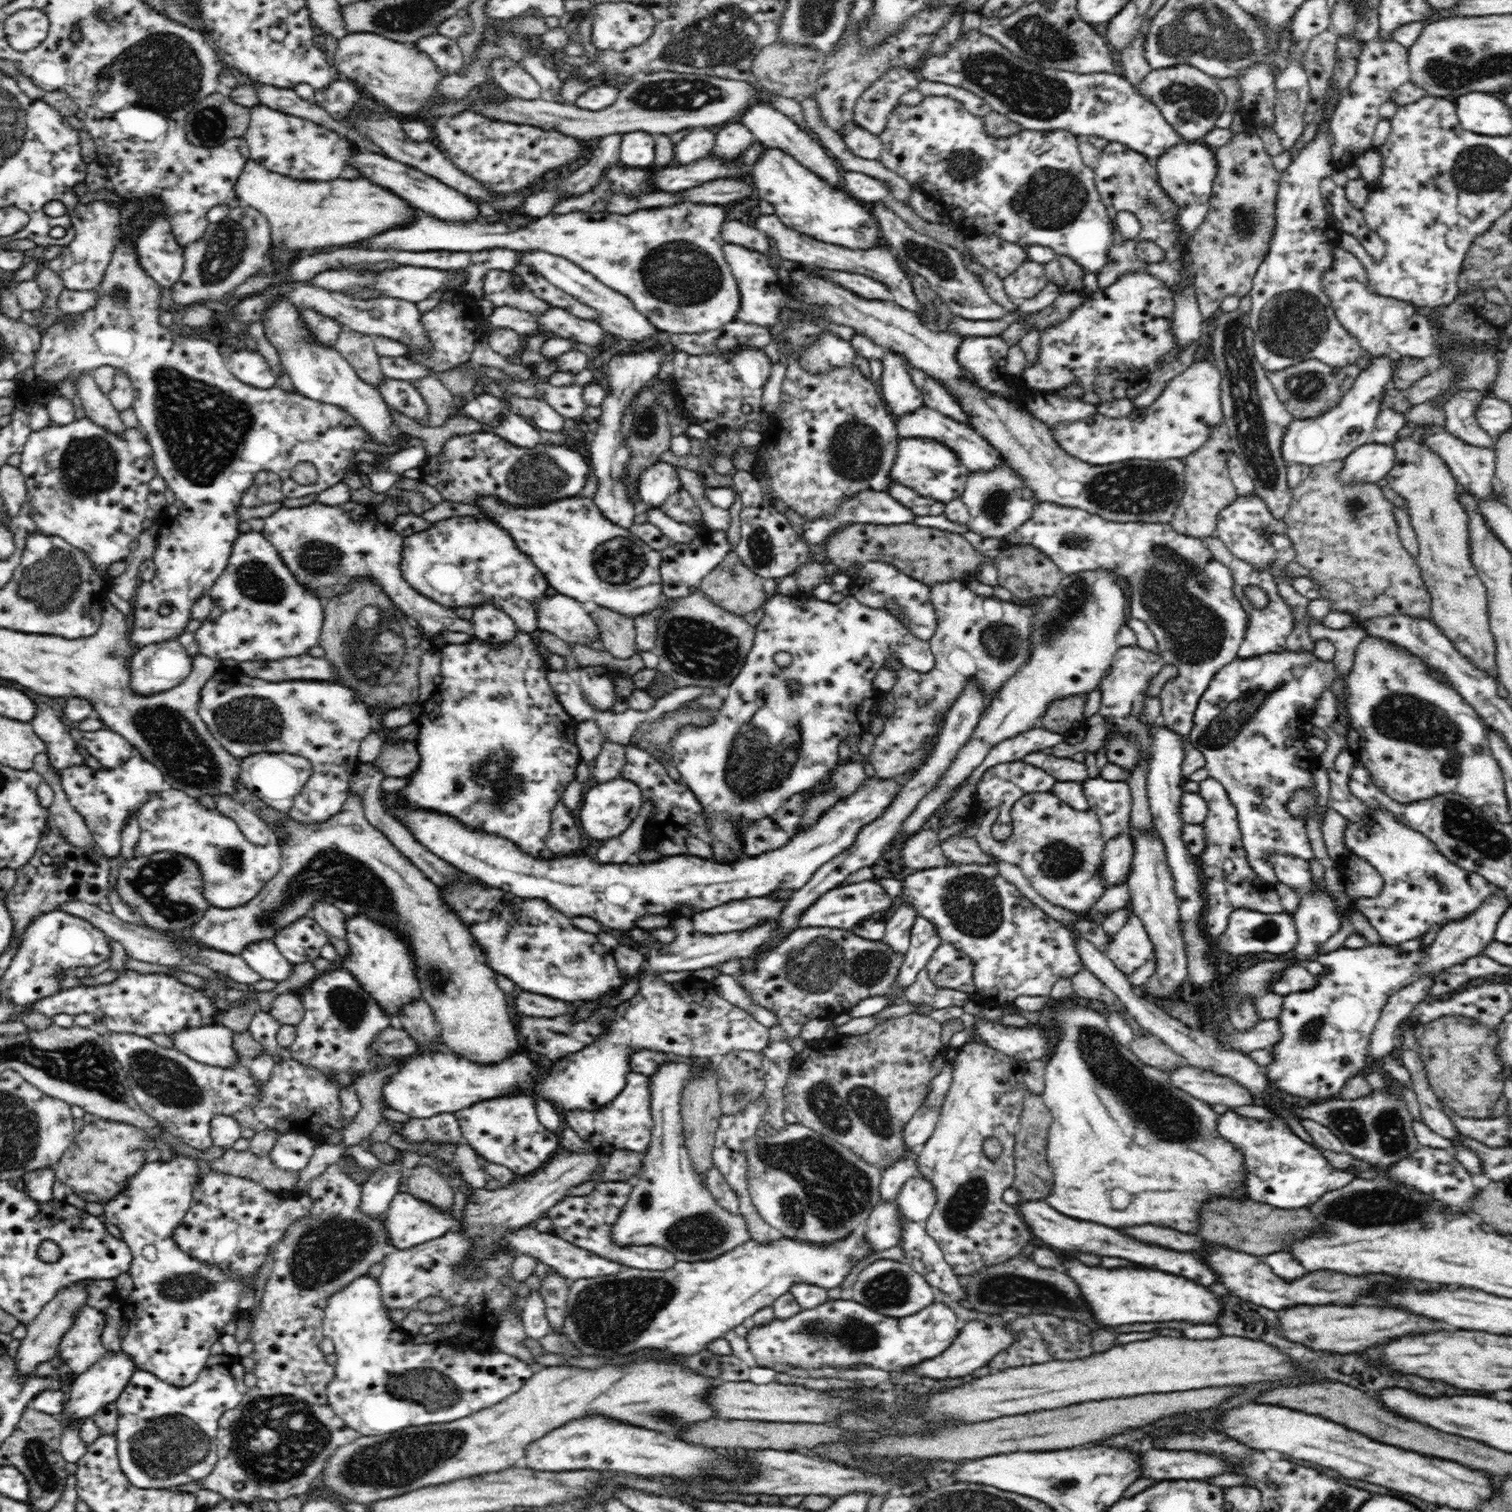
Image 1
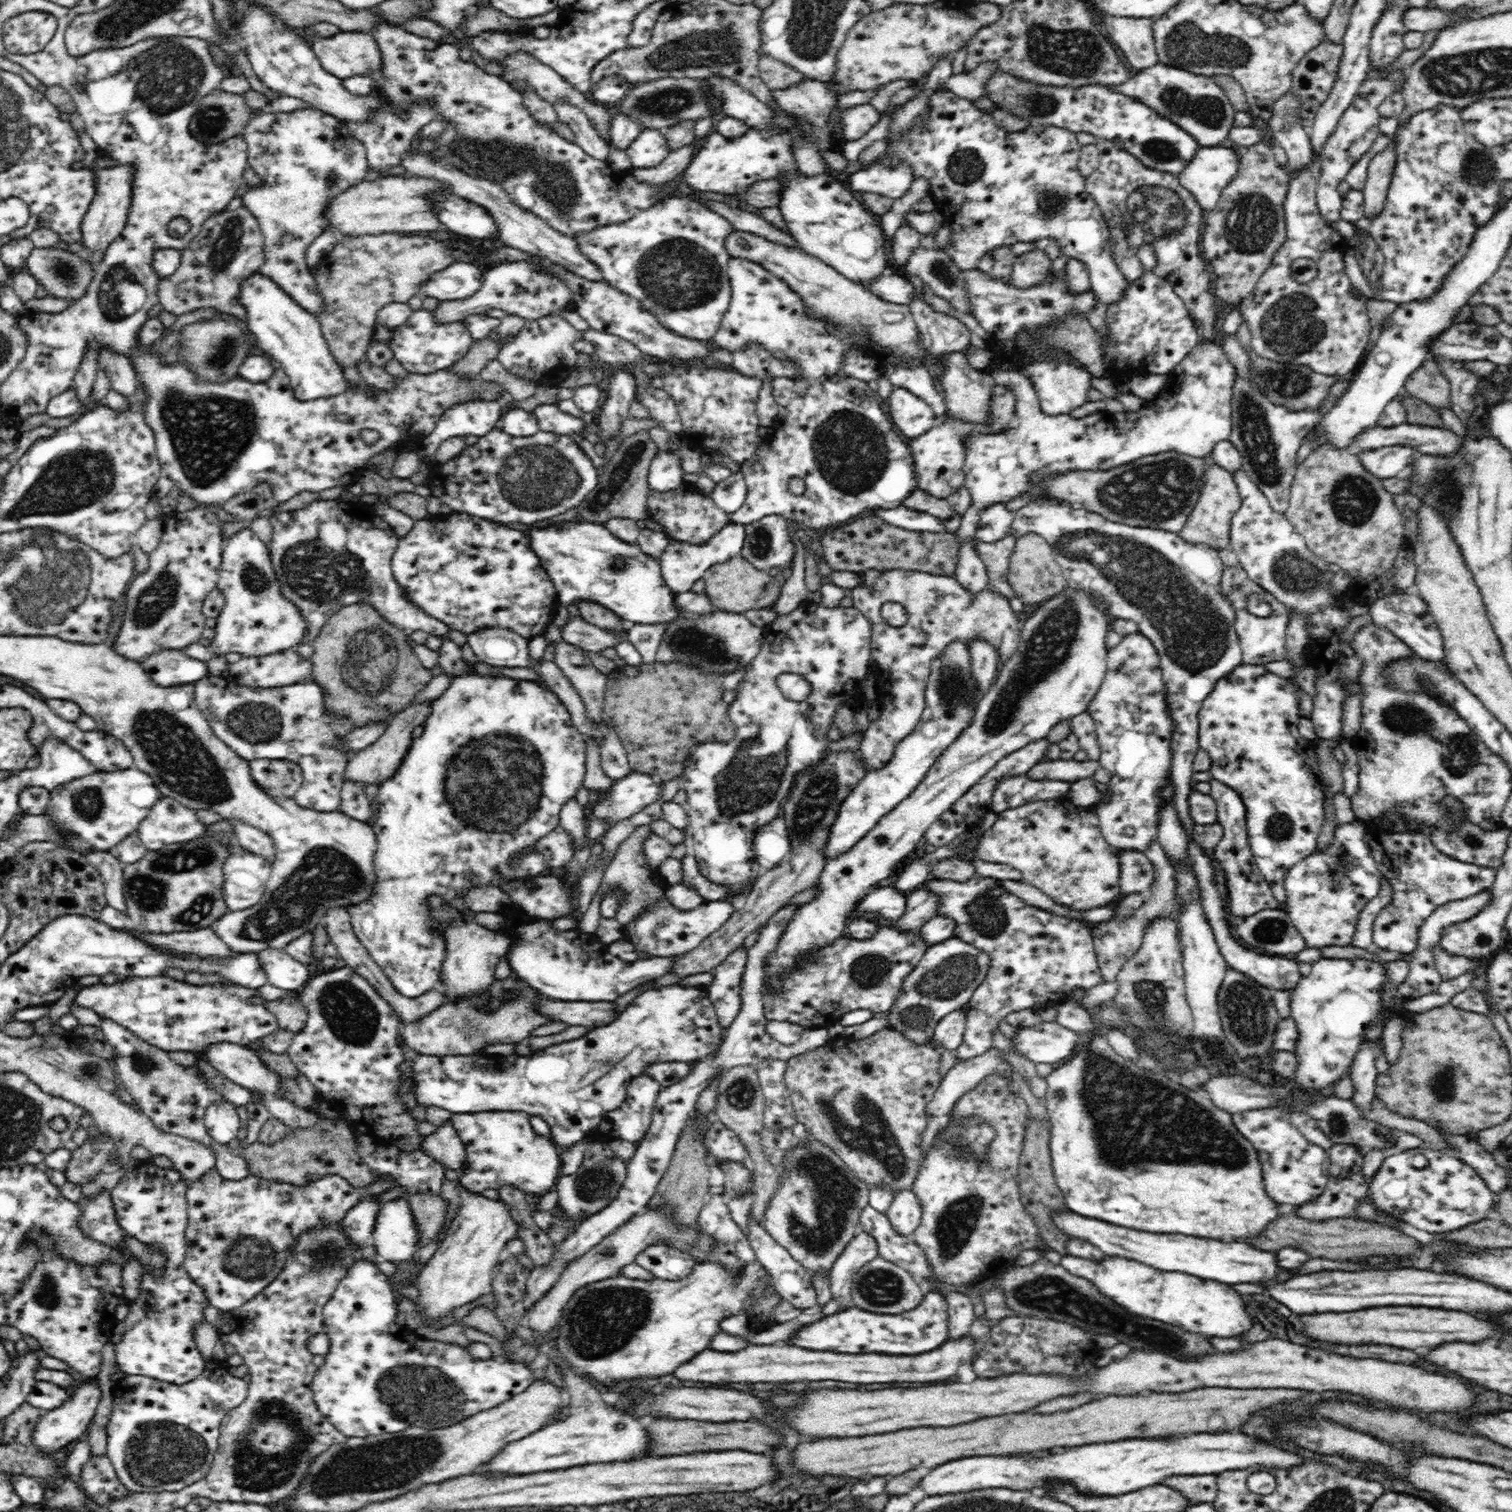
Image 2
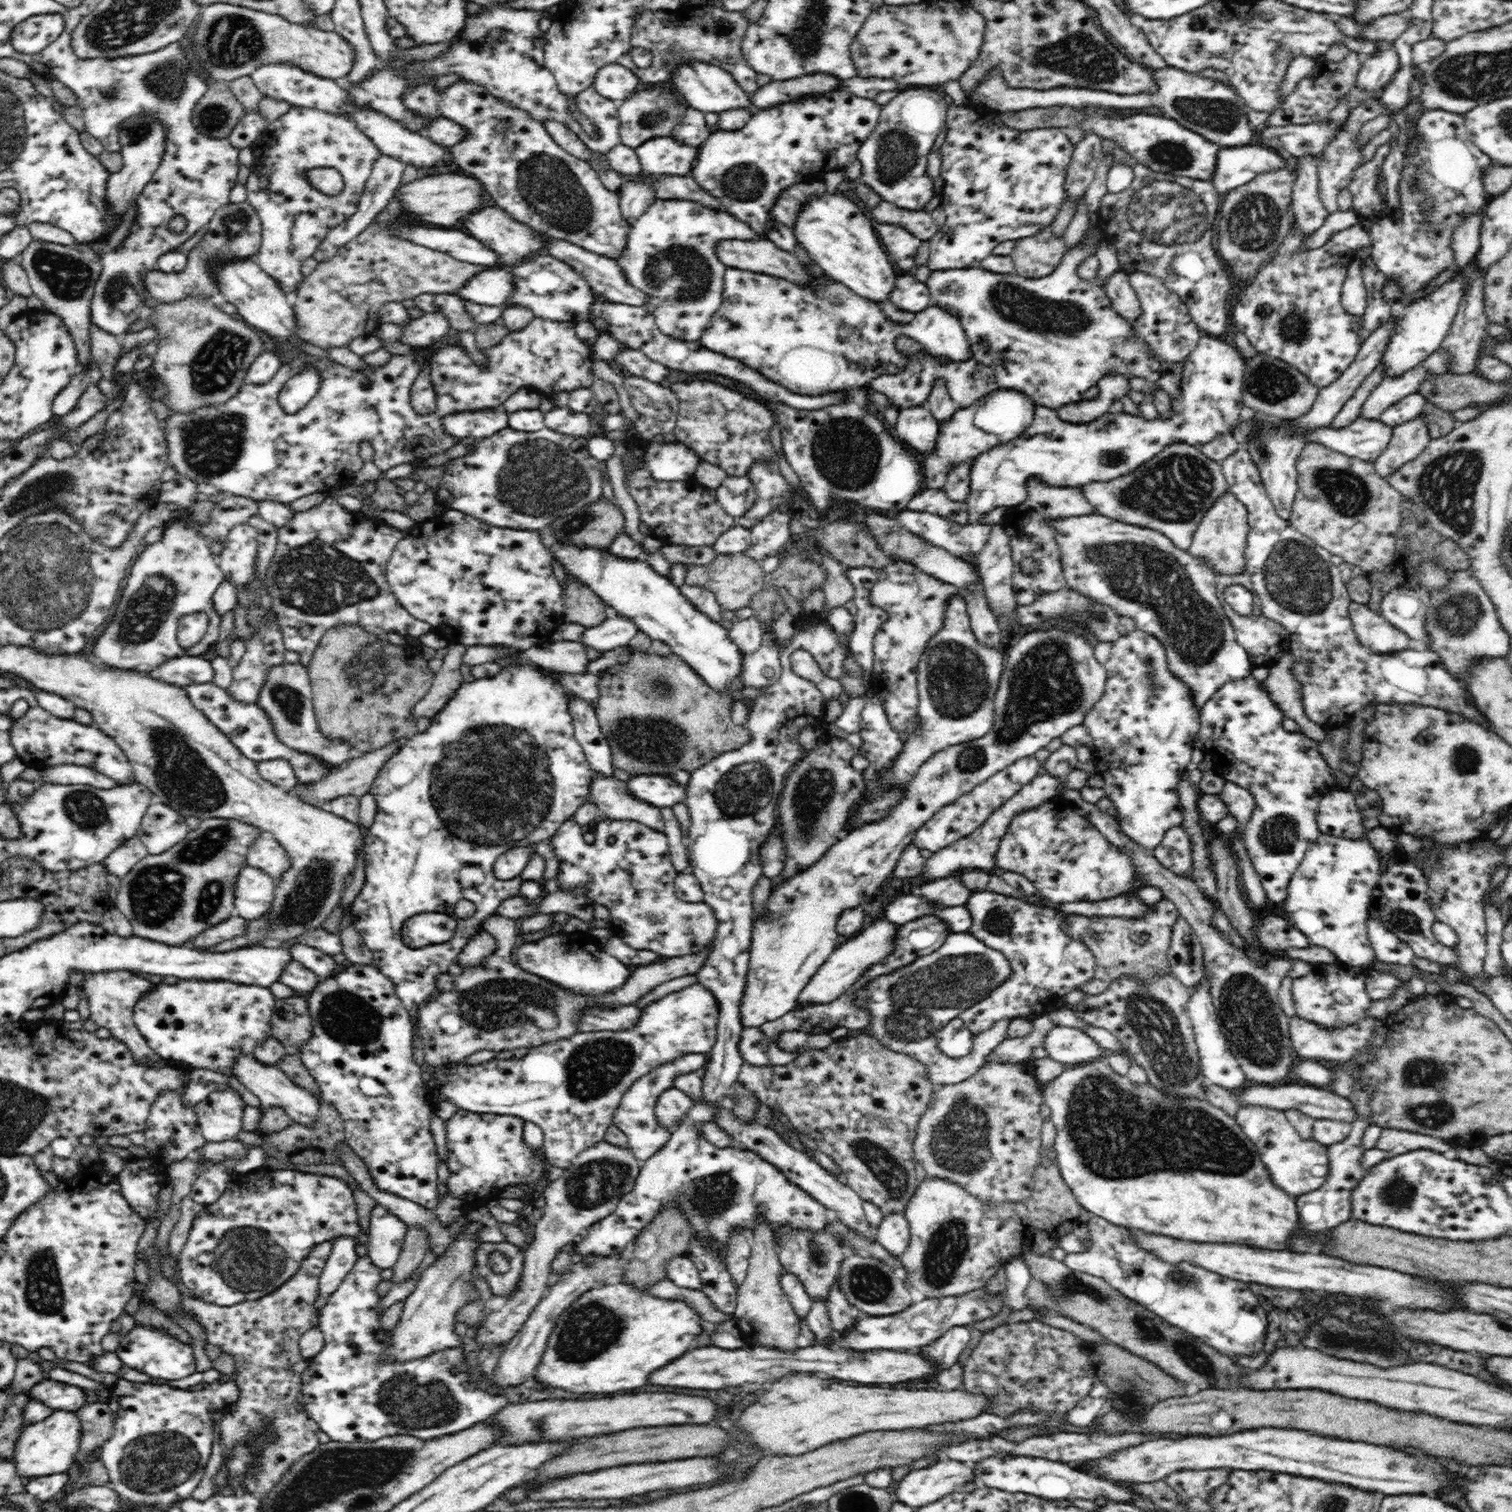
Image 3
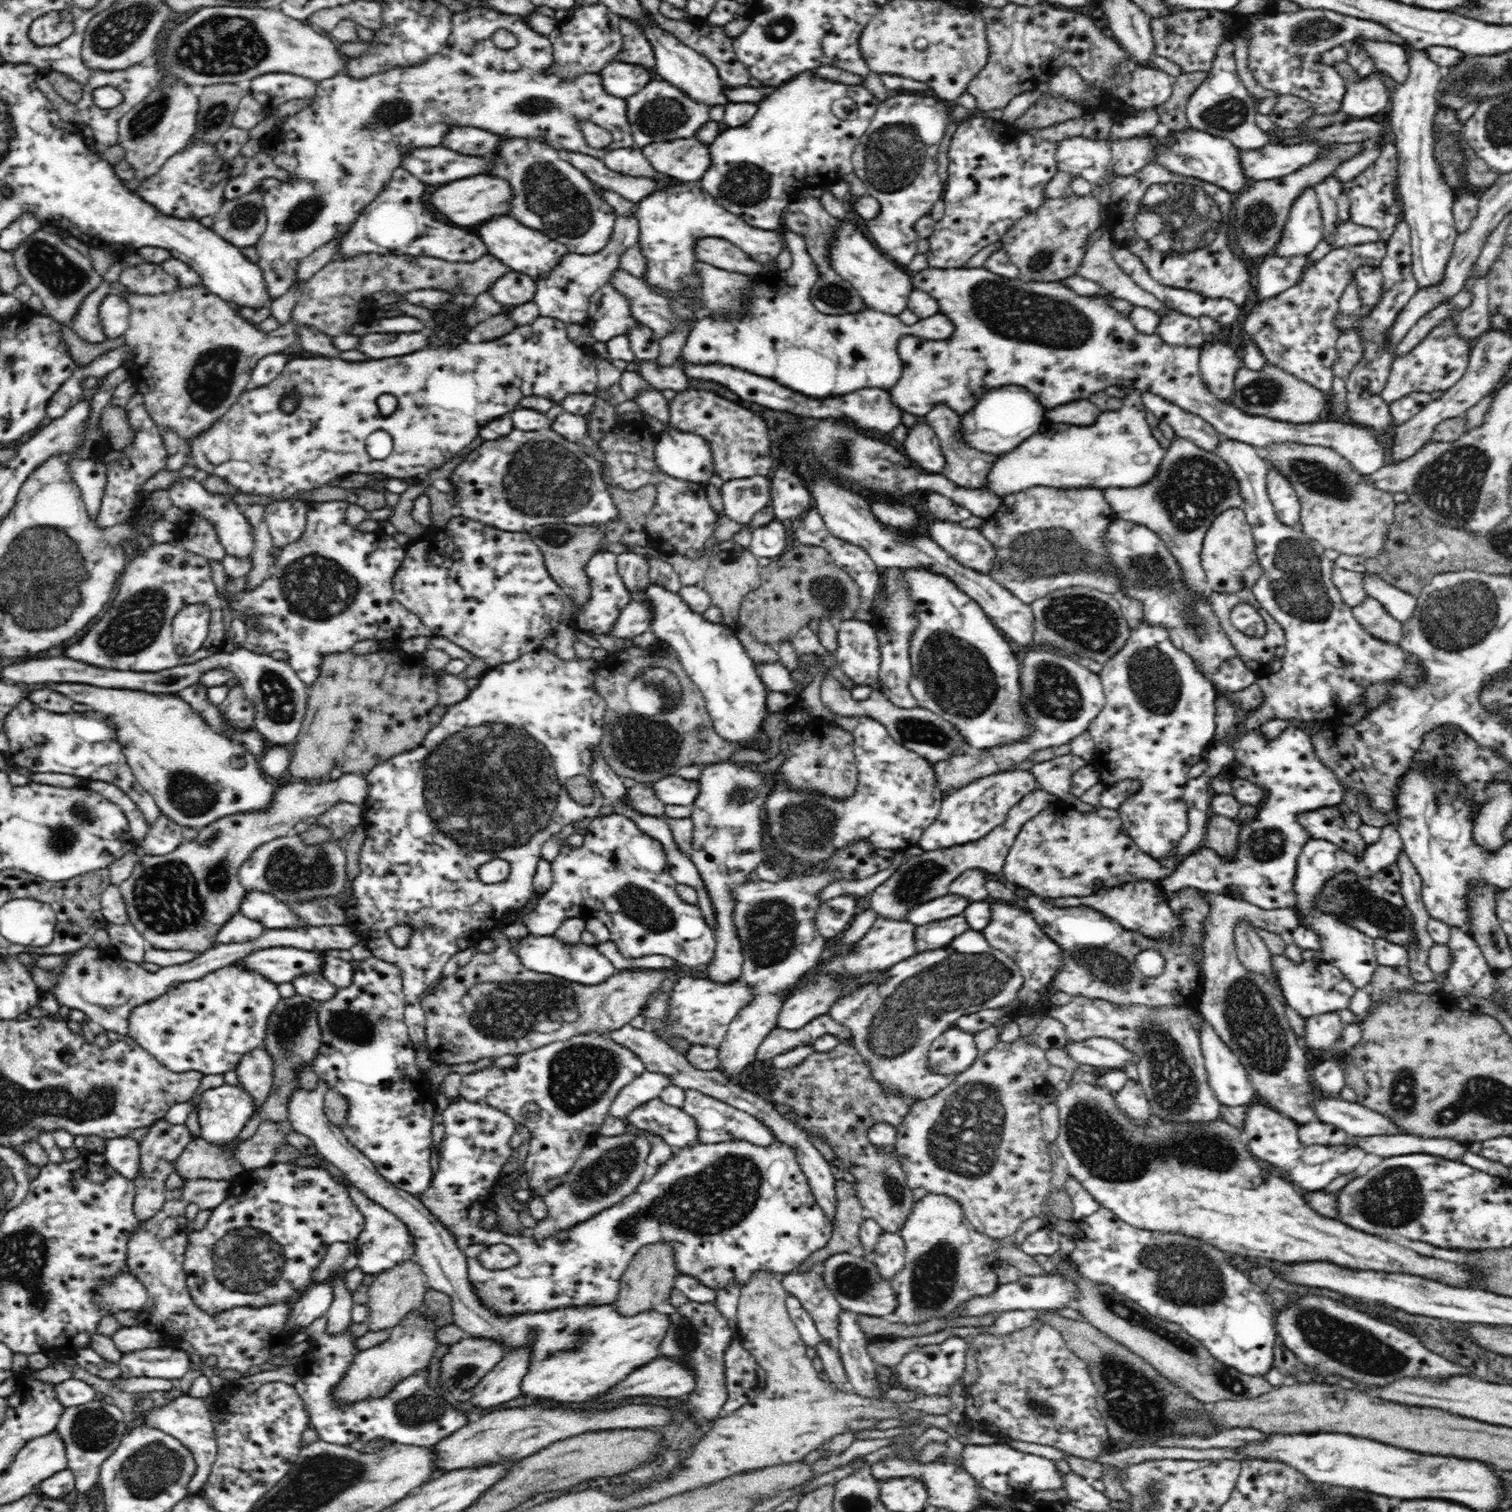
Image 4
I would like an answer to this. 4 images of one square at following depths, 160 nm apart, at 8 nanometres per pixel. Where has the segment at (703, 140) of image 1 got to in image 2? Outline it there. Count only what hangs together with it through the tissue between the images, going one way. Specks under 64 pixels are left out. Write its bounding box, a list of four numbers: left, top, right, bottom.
[630,145,696,189]

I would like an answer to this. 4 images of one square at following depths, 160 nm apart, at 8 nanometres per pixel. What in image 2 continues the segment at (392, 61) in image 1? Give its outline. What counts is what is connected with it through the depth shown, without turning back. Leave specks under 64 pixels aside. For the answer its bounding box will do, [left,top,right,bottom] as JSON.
[309,31,382,86]

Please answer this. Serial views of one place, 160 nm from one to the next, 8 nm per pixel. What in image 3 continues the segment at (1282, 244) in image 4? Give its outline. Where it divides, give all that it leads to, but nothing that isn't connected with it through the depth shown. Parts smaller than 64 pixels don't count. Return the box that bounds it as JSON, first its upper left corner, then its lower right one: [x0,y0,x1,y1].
[1290,155,1328,238]

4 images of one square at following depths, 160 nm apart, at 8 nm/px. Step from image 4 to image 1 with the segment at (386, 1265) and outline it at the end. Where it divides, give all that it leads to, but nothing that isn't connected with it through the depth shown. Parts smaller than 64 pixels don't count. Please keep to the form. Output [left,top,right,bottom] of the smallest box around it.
[382,1192,460,1250]

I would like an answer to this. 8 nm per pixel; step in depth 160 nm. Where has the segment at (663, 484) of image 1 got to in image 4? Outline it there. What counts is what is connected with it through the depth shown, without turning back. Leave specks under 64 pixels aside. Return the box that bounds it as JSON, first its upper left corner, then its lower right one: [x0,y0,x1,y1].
[655,422,715,484]

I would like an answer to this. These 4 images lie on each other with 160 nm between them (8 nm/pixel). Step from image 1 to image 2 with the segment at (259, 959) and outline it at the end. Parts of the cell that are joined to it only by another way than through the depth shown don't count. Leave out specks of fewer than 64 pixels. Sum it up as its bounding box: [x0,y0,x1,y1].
[258,949,310,992]

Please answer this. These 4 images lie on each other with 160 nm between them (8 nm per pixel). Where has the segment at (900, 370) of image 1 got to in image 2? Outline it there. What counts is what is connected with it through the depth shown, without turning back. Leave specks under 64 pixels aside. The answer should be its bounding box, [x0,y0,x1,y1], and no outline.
[887,387,938,440]

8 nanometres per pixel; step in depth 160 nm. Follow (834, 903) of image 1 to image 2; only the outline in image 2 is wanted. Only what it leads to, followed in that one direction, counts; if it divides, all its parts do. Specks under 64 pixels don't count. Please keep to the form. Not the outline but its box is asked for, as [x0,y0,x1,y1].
[853,882,907,924]

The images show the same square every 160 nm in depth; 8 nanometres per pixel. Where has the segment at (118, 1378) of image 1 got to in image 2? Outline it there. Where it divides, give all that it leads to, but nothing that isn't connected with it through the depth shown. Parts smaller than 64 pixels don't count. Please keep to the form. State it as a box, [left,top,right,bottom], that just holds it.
[33,1382,100,1457]

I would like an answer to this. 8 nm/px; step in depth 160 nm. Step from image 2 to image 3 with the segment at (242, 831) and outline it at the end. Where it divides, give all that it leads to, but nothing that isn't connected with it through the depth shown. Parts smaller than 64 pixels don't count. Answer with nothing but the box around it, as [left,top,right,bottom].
[245,836,292,884]

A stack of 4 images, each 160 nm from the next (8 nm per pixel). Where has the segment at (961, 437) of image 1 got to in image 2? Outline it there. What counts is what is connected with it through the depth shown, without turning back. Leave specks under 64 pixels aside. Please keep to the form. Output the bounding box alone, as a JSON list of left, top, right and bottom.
[954,339,1238,594]

